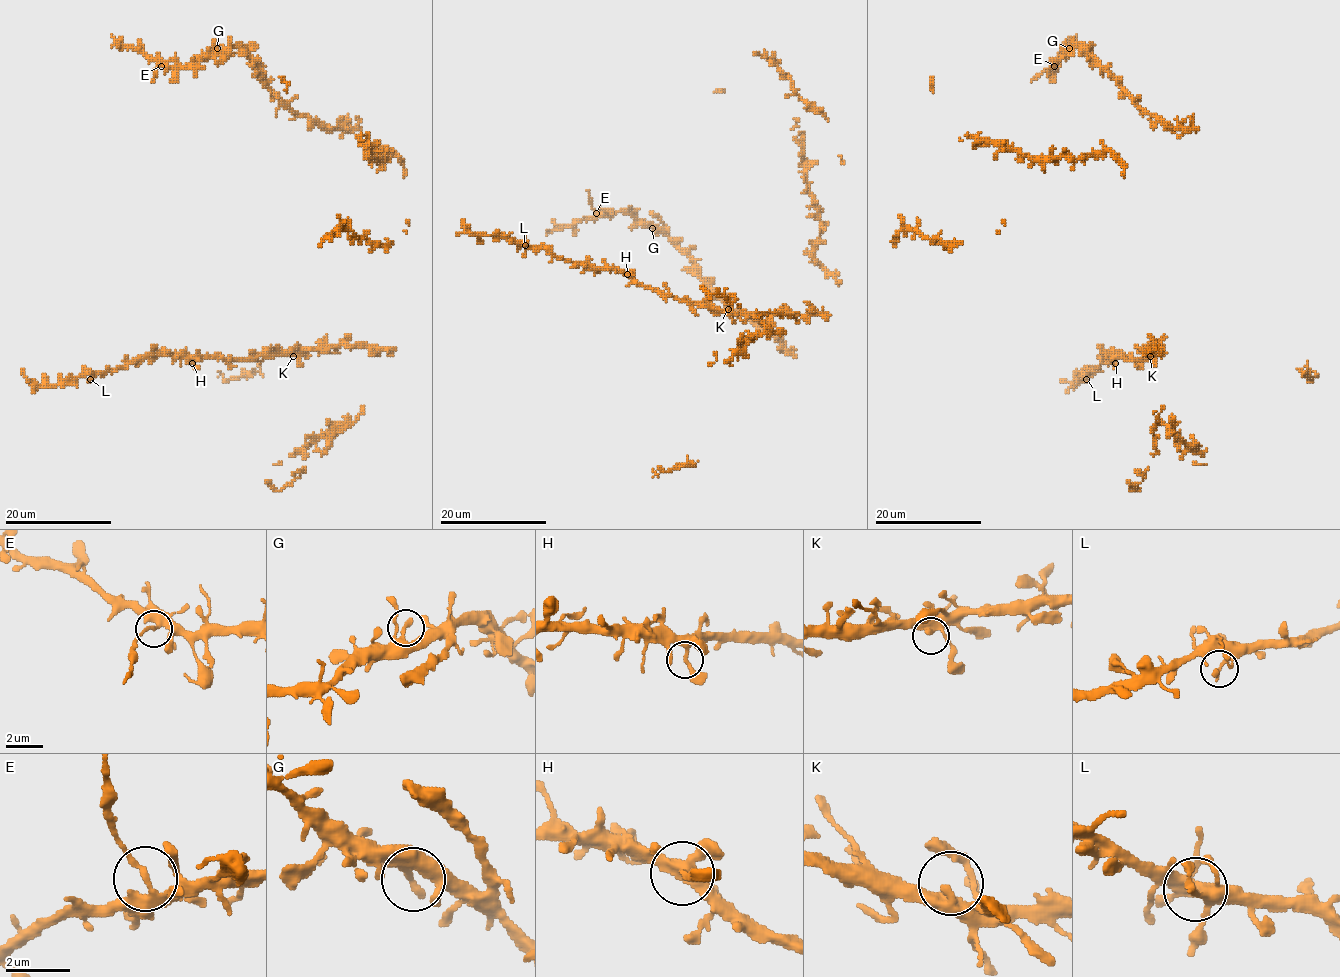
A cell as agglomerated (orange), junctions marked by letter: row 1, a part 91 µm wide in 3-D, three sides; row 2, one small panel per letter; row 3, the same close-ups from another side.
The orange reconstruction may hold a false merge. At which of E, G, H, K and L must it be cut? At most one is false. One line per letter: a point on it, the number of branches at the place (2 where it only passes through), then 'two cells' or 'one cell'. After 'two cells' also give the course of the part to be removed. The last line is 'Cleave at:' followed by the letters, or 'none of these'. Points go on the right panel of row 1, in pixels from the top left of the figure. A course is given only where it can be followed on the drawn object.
E: place (1054, 66); branches 2; two cells; course (1054, 65), (1030, 81)
G: place (1069, 48); branches 2; one cell
H: place (1115, 363); branches 2; one cell
K: place (1150, 356); branches 2; one cell
L: place (1086, 379); branches 2; one cell
Cleave at: E

